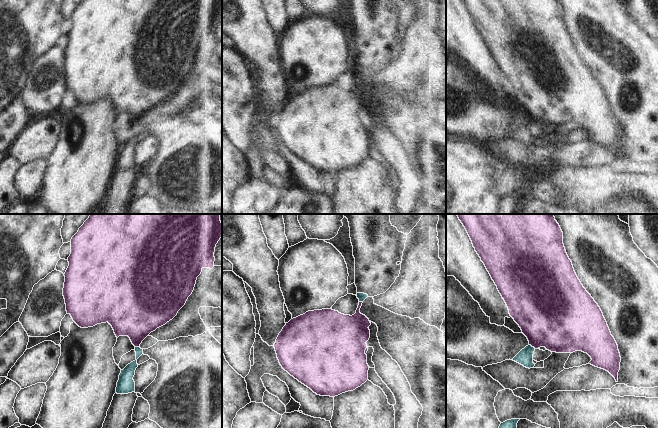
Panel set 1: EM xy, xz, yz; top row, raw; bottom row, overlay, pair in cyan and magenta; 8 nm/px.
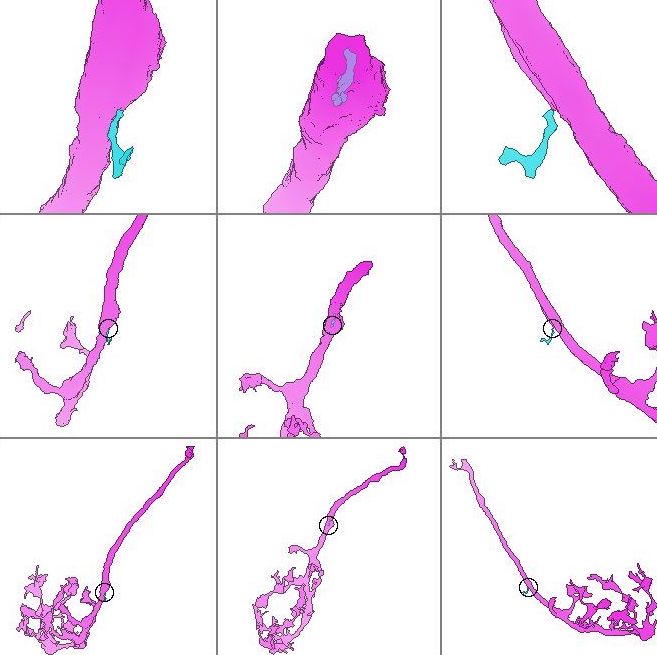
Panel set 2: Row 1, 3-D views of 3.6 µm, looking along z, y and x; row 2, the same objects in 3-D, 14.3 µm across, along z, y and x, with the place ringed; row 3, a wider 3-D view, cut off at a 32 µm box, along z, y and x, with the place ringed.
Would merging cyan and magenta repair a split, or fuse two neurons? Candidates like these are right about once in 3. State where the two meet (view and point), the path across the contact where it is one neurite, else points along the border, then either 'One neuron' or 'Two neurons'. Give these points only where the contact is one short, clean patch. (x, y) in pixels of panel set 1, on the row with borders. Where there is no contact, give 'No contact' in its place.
Touches cyan at yz (531, 346). Boundary: yz (529, 344), (535, 348). Two neurons

